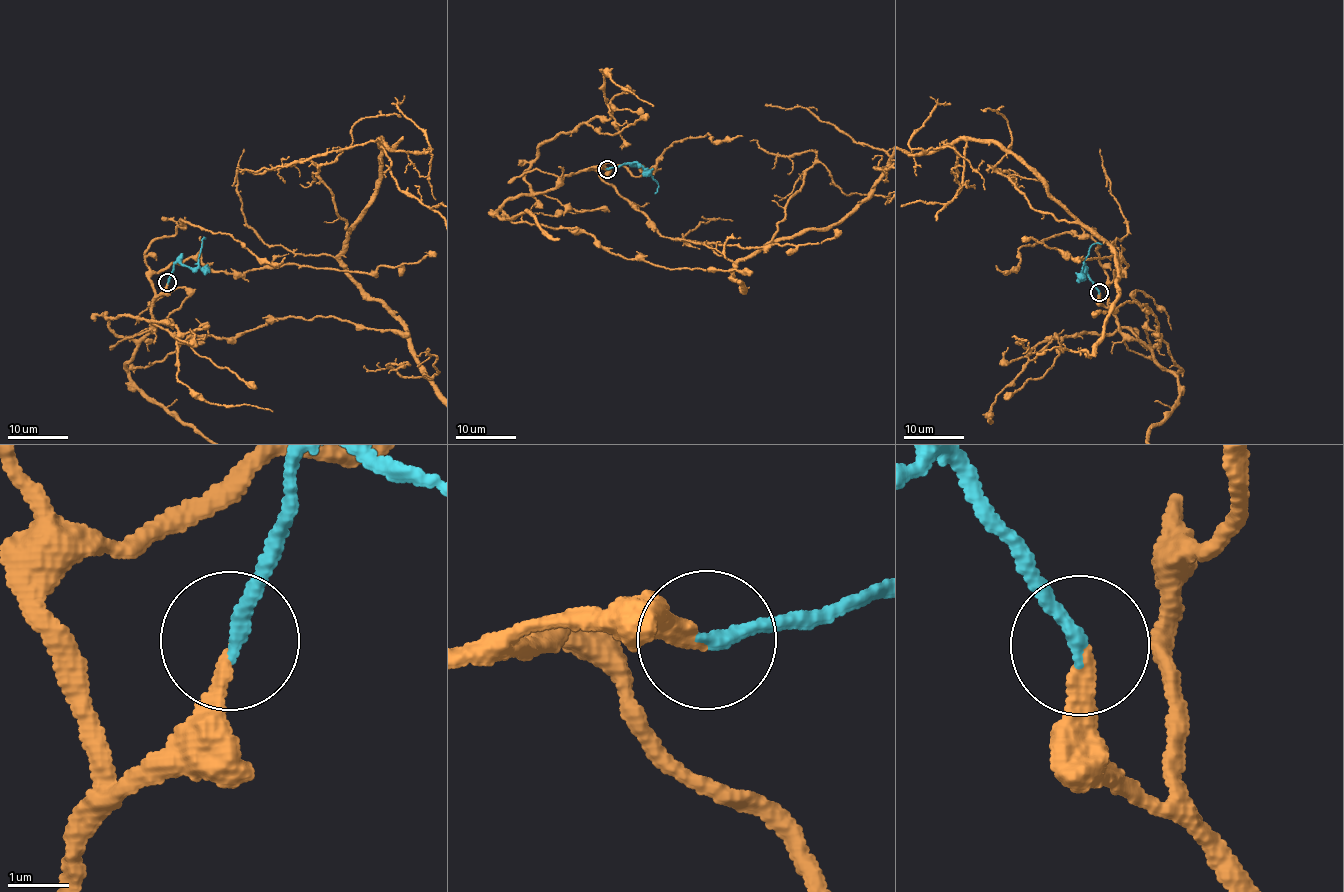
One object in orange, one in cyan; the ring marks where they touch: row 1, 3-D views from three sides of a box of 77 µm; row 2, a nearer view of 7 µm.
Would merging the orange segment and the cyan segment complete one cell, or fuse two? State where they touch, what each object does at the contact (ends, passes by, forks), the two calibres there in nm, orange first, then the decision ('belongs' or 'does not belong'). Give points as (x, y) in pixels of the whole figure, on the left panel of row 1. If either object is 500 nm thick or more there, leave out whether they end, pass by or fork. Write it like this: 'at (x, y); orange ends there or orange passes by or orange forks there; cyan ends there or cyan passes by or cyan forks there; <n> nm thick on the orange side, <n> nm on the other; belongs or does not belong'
at (167, 282); orange ends there; cyan ends there; 220 nm thick on the orange side, 240 nm on the other; belongs

